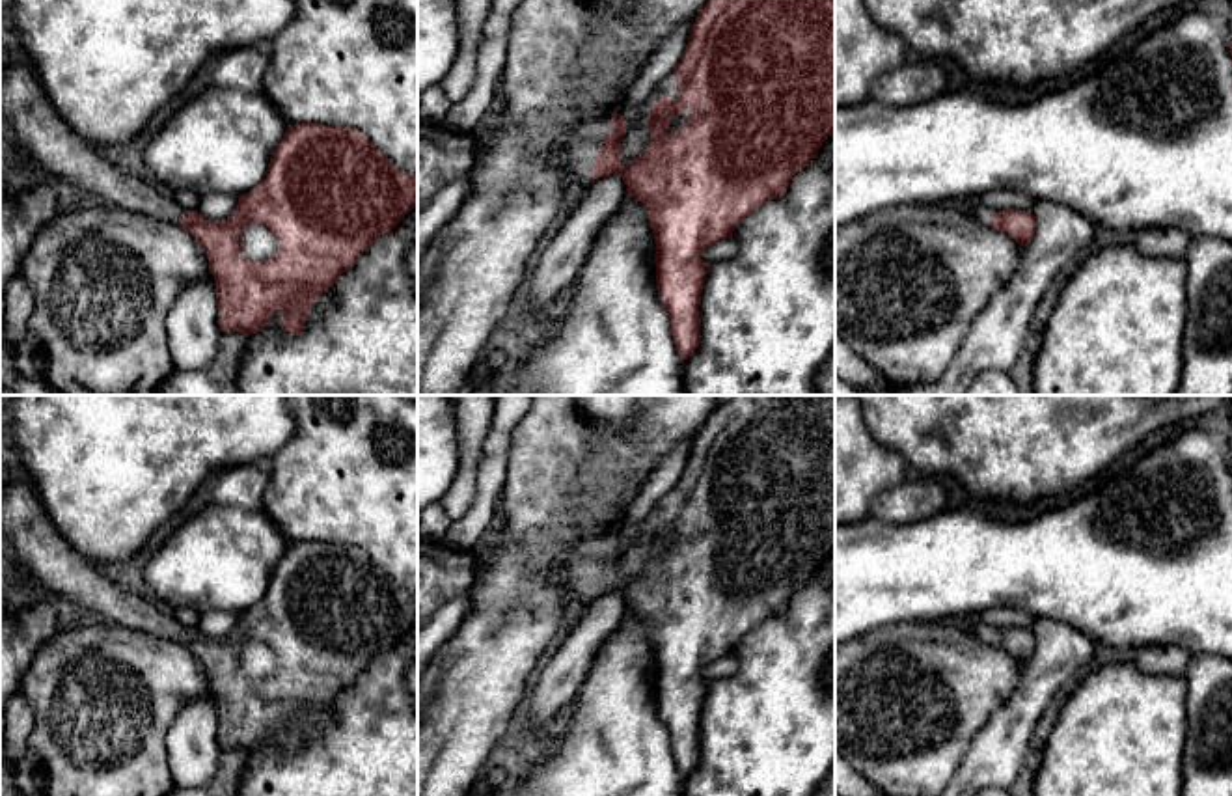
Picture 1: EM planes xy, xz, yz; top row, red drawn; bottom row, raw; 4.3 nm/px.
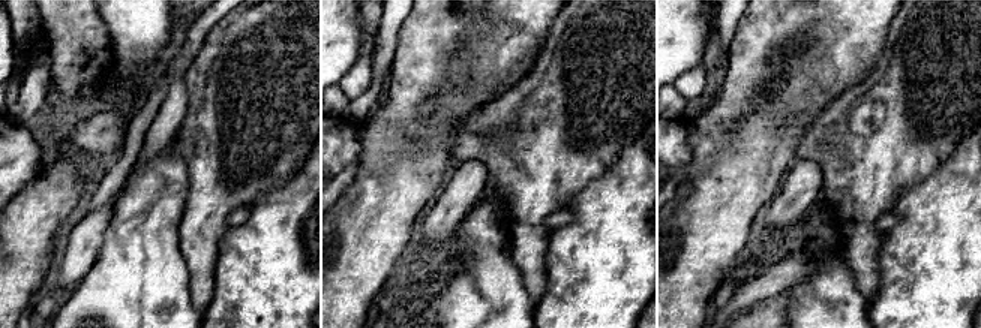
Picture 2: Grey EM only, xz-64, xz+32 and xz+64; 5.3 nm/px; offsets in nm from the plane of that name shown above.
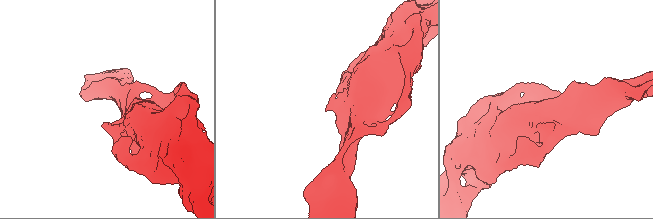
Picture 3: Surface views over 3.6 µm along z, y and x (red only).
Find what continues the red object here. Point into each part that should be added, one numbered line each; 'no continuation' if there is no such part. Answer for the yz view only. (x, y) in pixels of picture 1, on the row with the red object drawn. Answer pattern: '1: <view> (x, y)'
1: yz (983, 213)

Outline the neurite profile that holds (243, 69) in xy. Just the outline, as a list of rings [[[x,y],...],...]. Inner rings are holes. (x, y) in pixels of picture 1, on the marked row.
[[[255,45],[231,48],[218,56],[212,71],[212,84],[242,93],[257,93],[263,89],[263,75],[268,65],[268,56]]]

